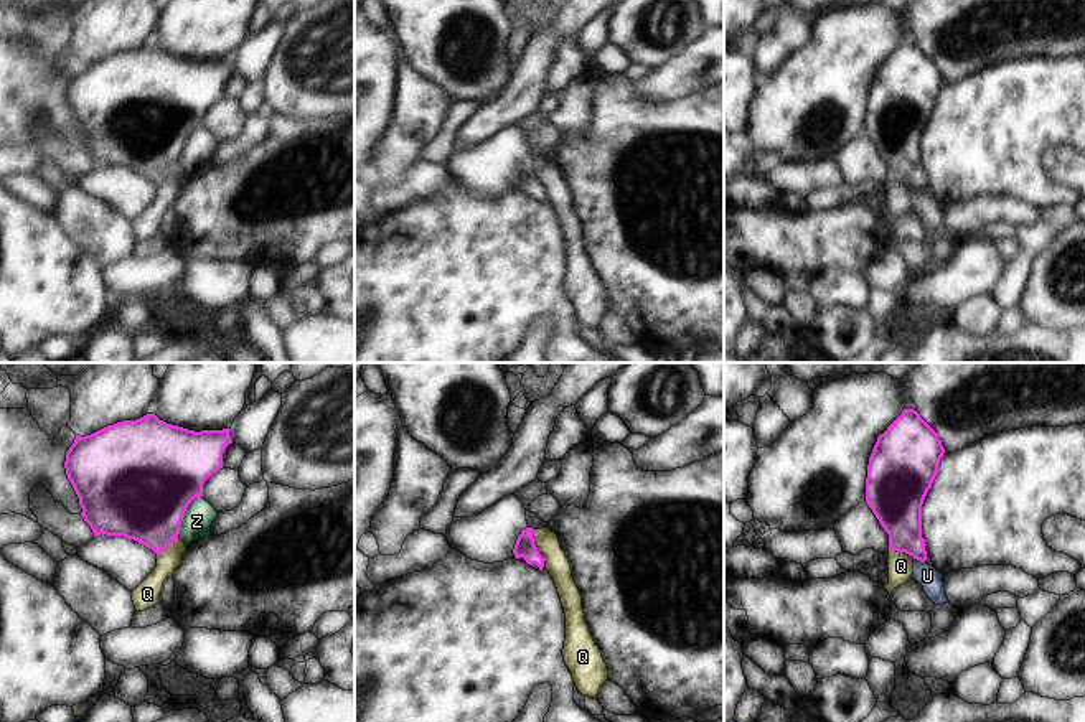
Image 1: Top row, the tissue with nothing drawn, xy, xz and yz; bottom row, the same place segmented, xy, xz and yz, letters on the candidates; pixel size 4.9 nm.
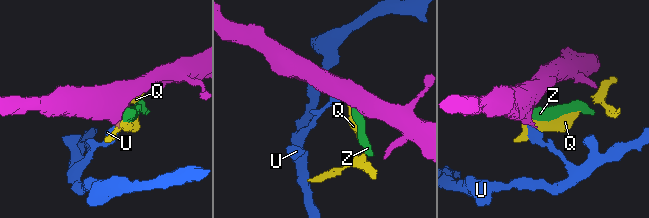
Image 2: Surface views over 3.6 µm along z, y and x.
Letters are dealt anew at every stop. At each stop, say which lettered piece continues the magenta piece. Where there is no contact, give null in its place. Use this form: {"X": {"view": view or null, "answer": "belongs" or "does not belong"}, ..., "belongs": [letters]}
{"Q": {"view": "xz", "answer": "does not belong"}, "U": {"view": "yz", "answer": "does not belong"}, "Z": {"view": "xy", "answer": "does not belong"}, "belongs": []}

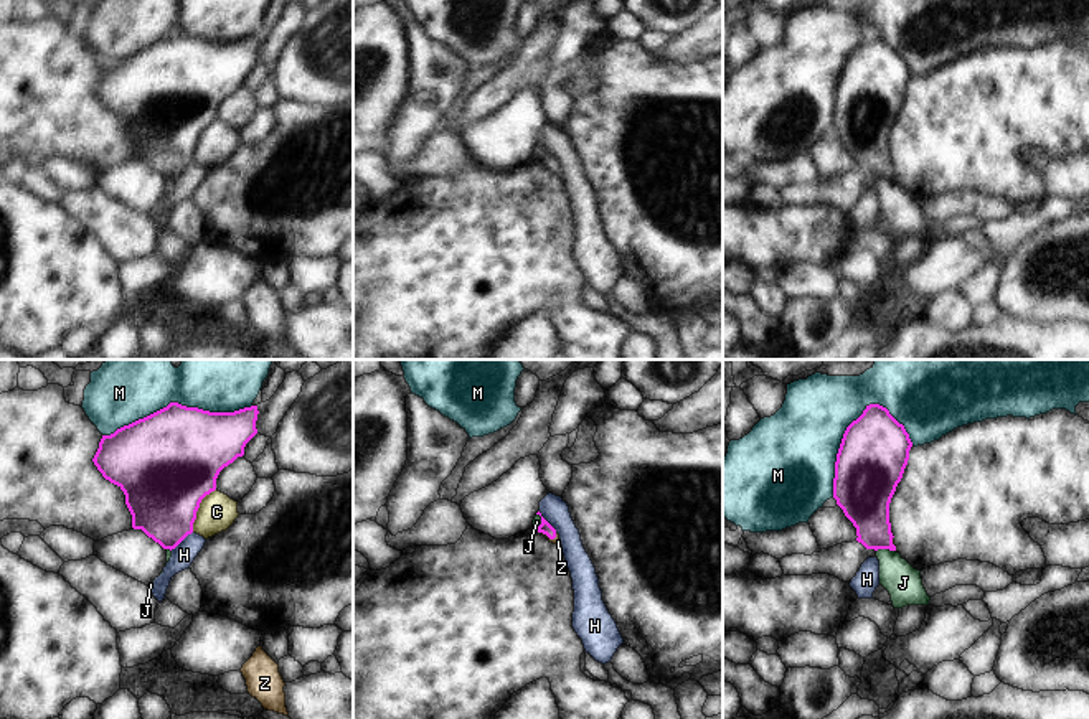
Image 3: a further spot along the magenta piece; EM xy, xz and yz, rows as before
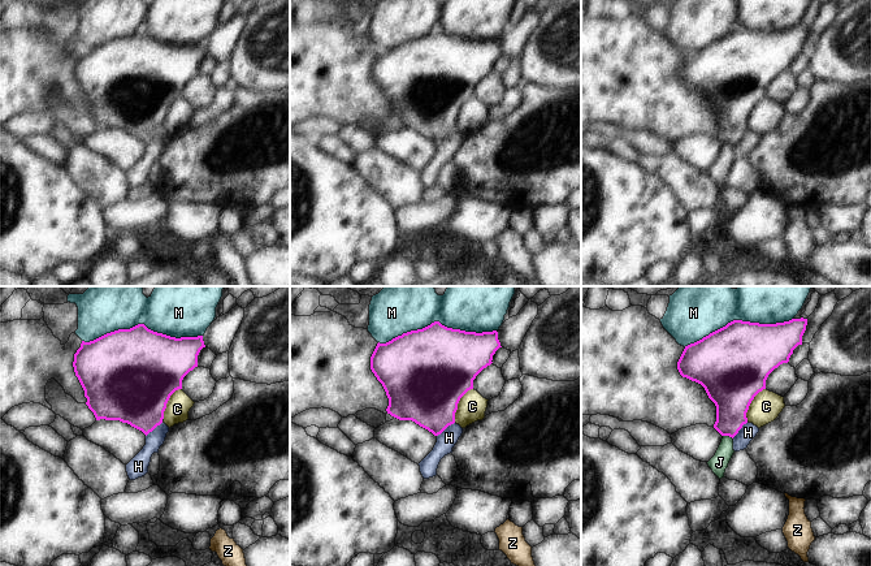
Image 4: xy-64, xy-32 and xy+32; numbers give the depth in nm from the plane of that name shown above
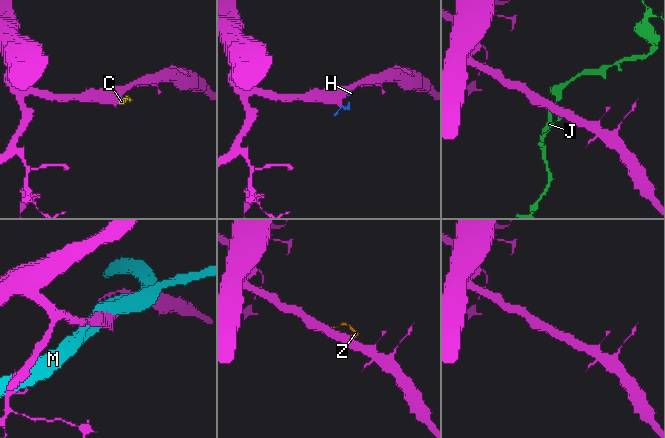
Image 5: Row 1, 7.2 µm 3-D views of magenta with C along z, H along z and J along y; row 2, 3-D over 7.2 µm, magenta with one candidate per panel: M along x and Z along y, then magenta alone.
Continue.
{"C": {"view": "xy", "answer": "does not belong"}, "H": {"view": "xy", "answer": "does not belong"}, "J": {"view": "yz", "answer": "does not belong"}, "M": {"view": "yz", "answer": "does not belong"}, "Z": {"view": "xz", "answer": "belongs"}, "belongs": ["Z"]}

